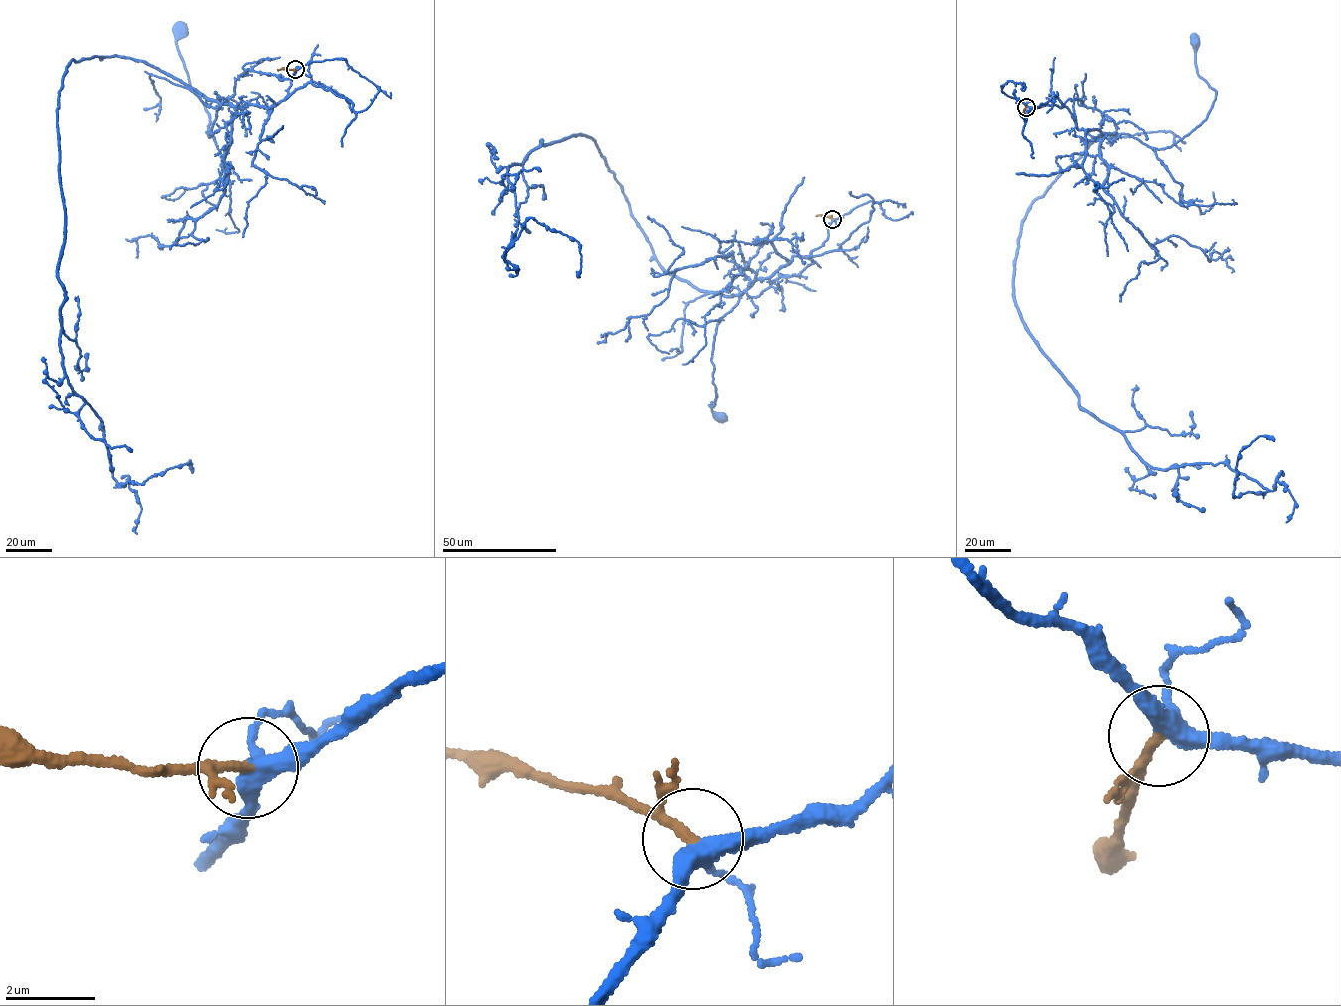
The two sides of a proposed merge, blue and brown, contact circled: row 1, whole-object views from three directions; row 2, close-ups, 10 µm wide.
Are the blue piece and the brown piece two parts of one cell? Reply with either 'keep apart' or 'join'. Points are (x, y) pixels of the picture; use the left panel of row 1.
join

